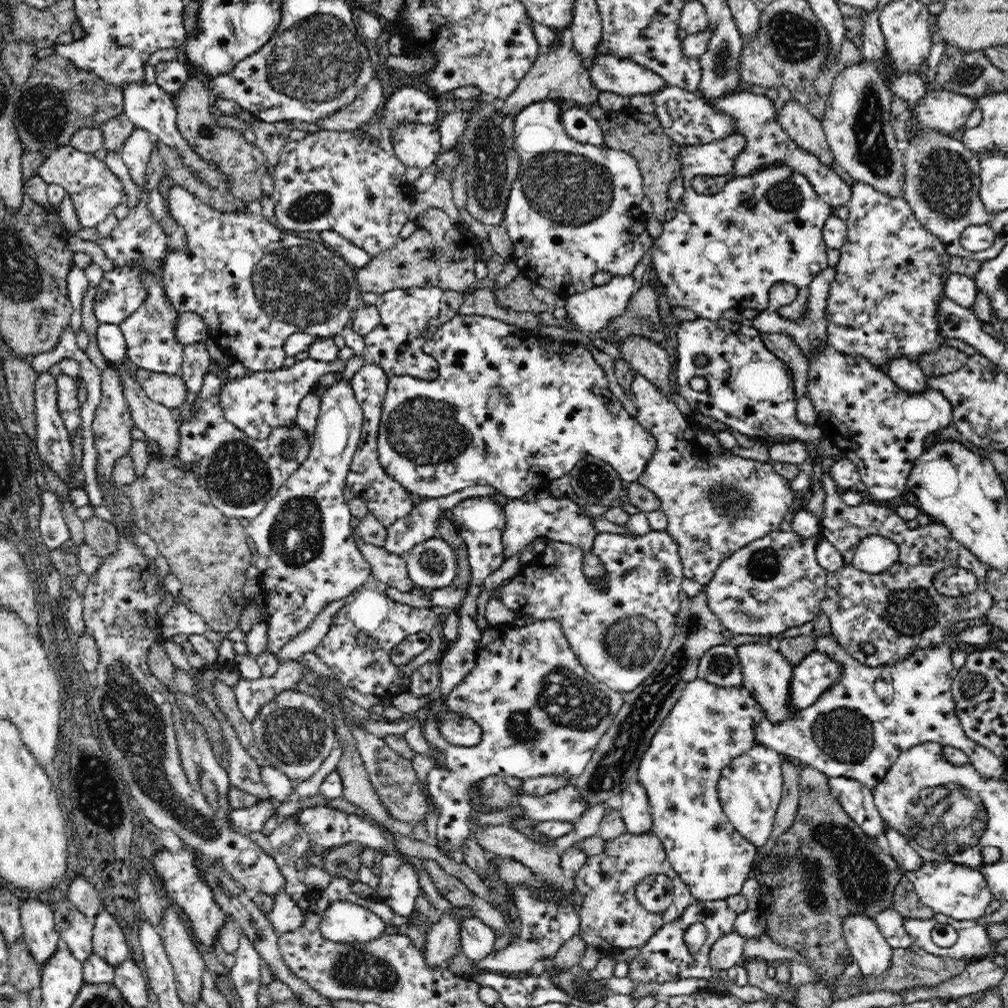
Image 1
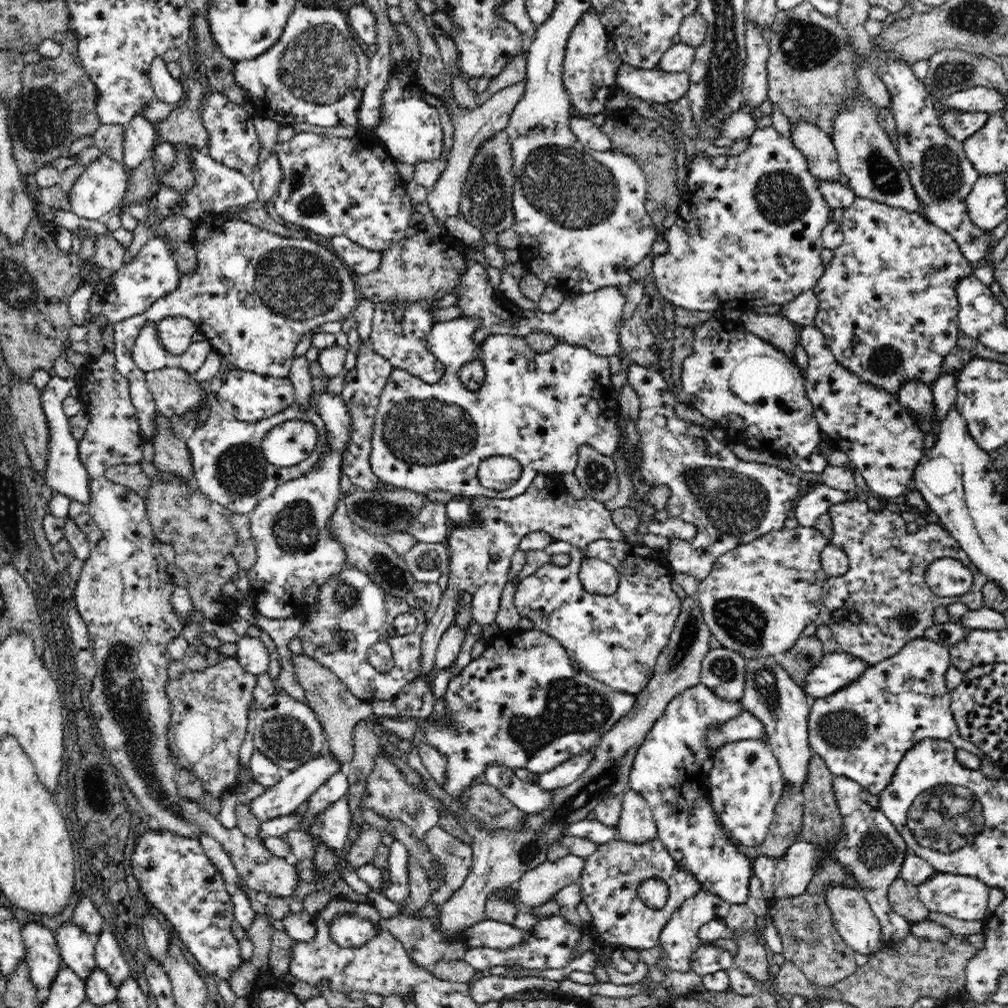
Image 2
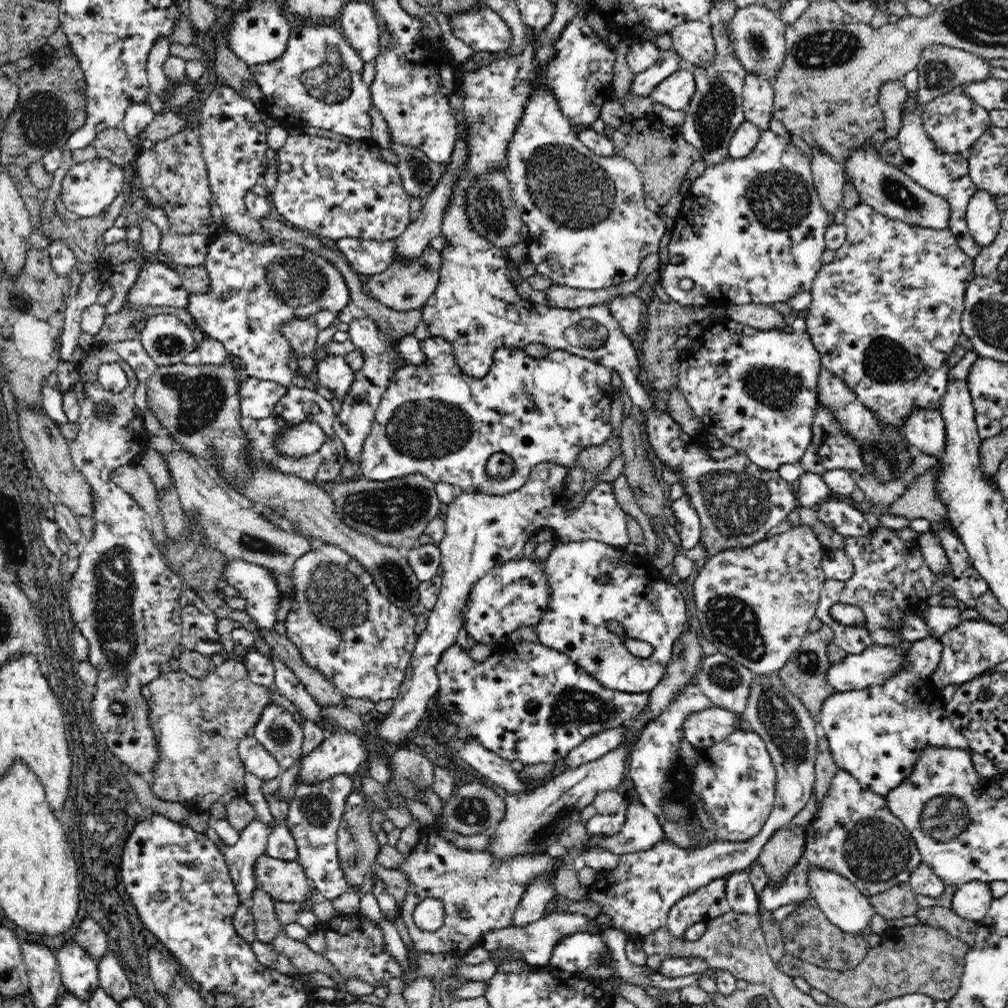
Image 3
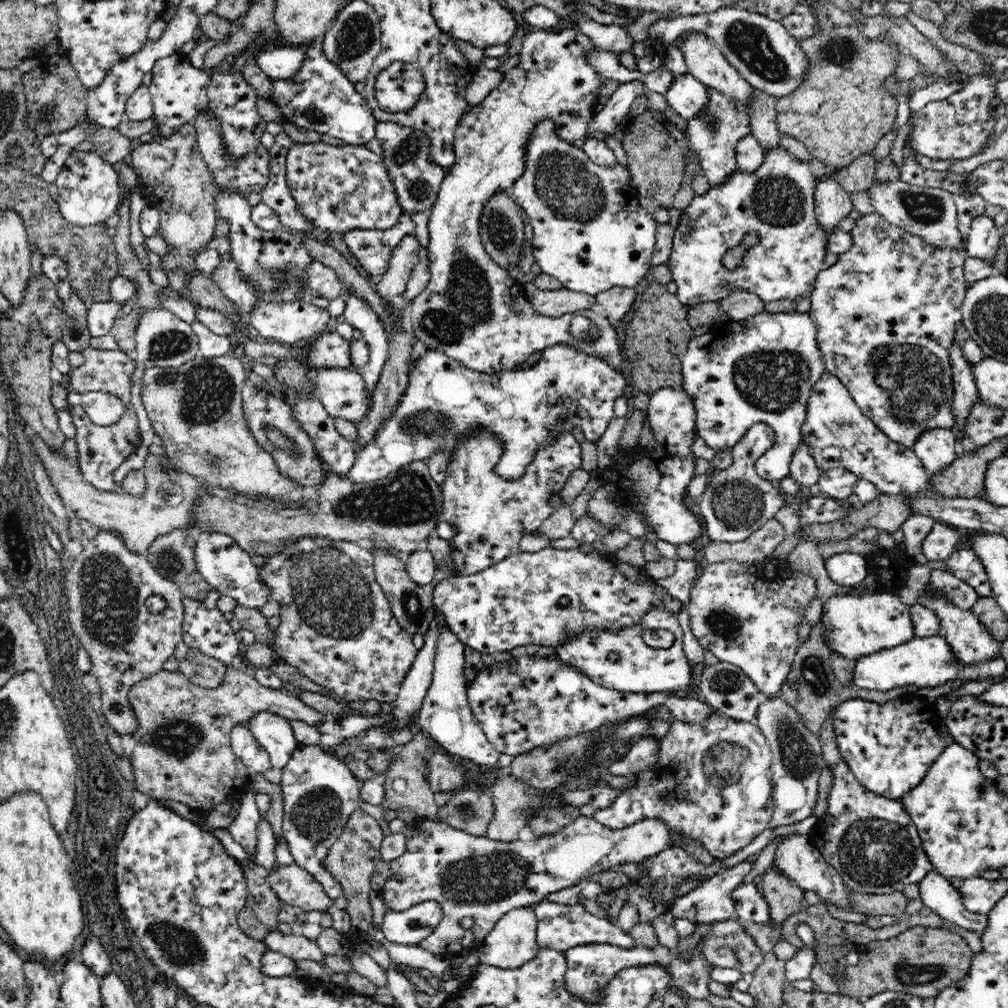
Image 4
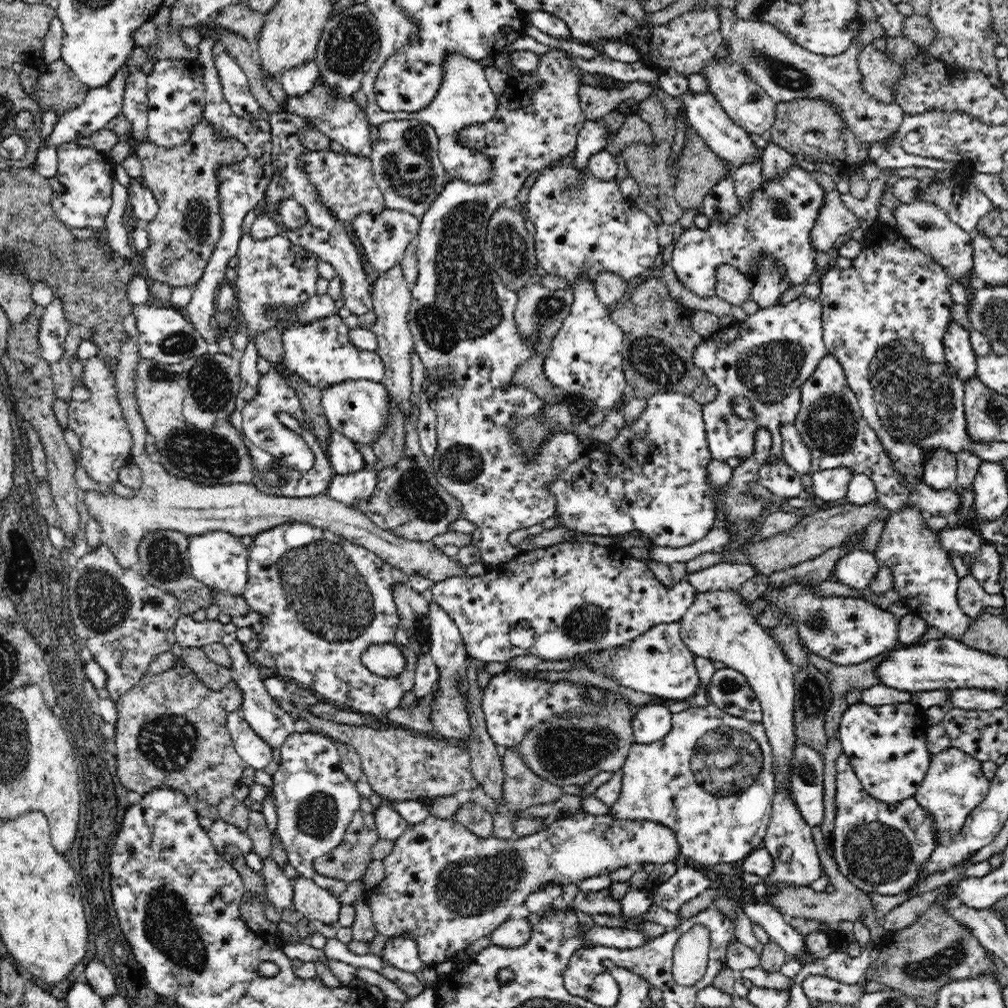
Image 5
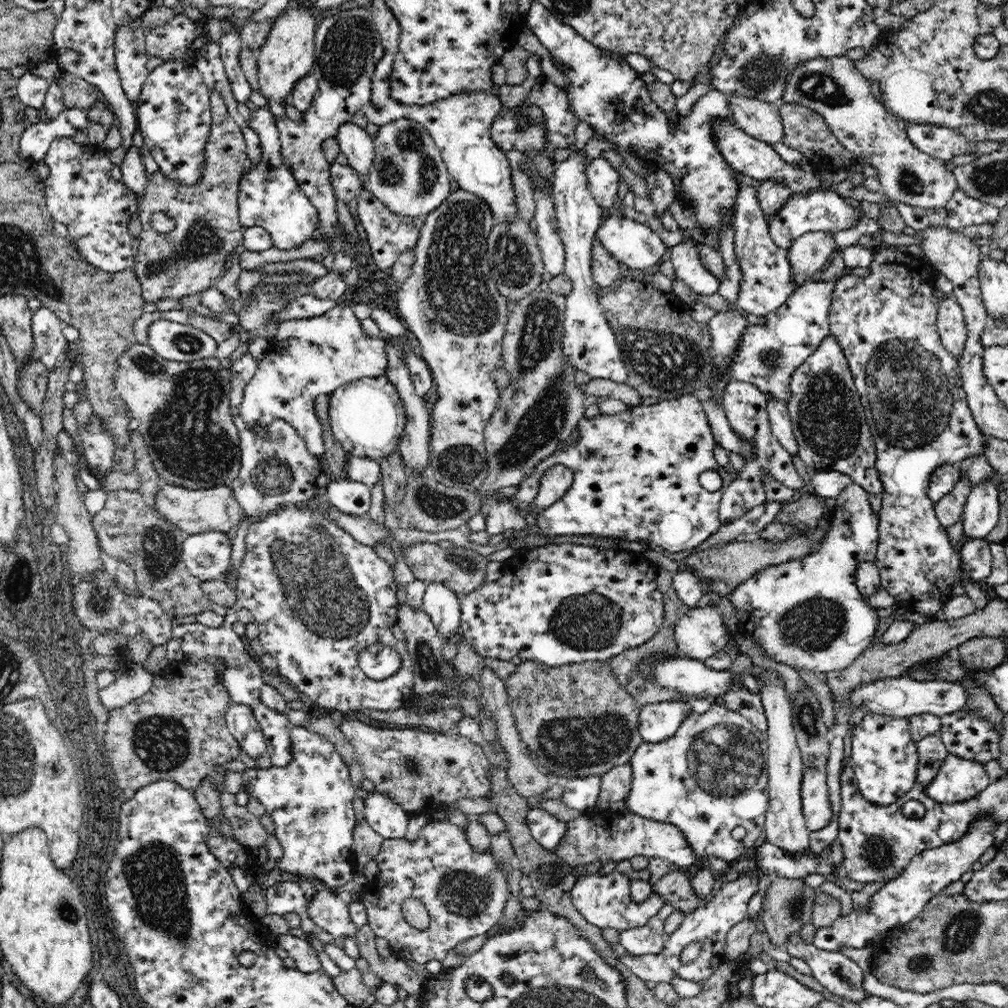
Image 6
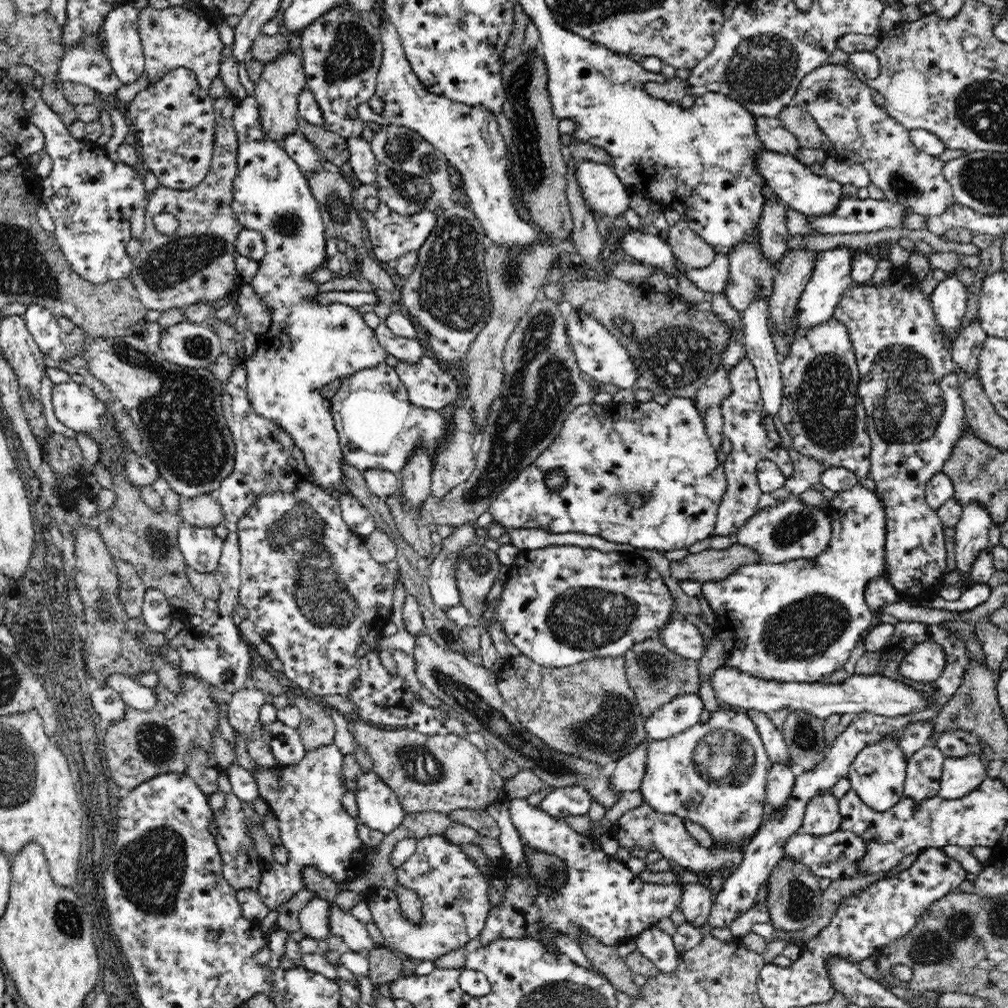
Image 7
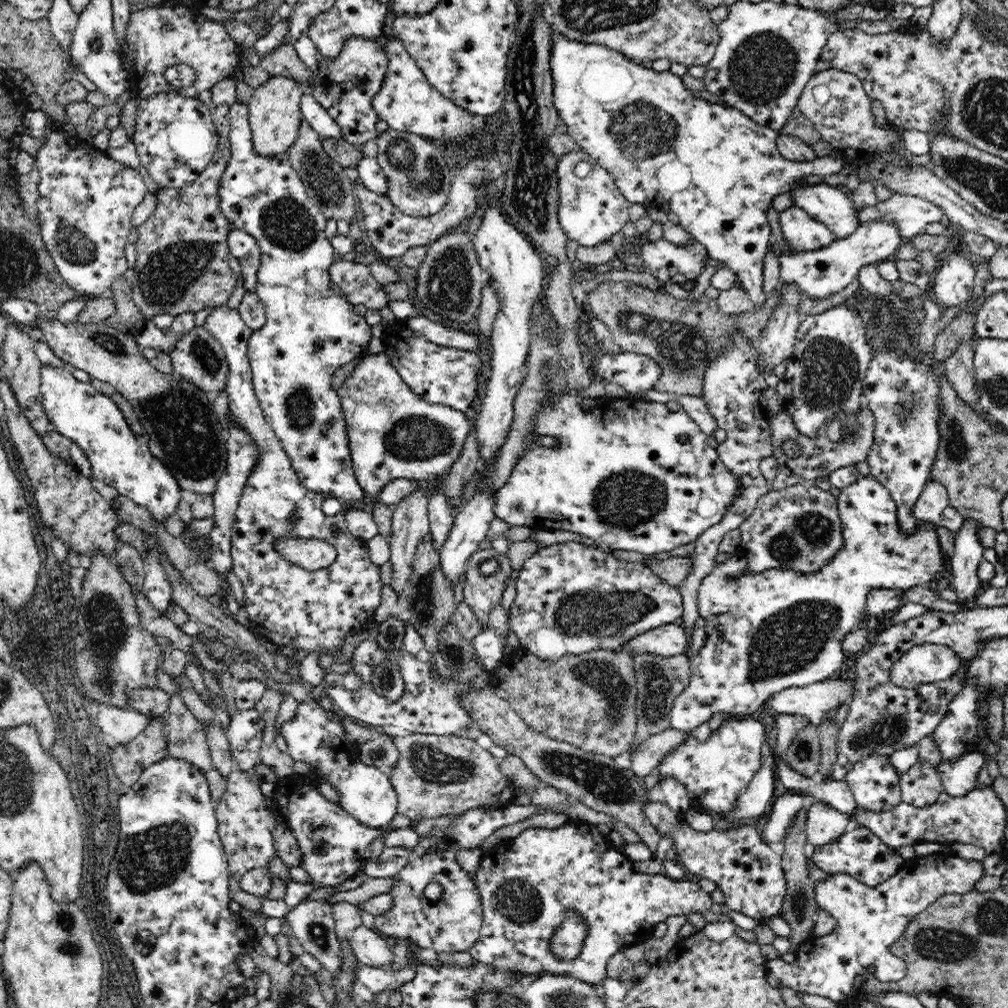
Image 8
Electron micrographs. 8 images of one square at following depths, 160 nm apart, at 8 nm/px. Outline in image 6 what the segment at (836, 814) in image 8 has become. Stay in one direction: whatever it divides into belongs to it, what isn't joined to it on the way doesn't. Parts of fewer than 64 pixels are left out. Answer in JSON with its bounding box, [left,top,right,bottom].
[801,767,832,831]

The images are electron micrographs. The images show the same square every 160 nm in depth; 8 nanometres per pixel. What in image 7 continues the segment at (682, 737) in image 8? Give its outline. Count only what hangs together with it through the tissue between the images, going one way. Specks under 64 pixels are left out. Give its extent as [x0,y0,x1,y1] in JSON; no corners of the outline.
[609,740,649,792]

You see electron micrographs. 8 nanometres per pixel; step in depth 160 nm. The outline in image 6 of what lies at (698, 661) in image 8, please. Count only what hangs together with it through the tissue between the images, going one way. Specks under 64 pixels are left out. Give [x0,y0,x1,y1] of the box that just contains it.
[638,484,879,742]

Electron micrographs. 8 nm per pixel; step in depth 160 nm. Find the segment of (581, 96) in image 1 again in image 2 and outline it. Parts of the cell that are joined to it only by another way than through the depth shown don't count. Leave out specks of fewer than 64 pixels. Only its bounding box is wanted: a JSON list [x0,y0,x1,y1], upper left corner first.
[426,80,526,227]

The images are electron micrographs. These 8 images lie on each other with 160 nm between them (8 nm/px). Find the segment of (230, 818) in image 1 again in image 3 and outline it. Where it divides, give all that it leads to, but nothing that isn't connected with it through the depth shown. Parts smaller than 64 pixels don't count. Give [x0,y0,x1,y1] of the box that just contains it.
[299,731,368,784]

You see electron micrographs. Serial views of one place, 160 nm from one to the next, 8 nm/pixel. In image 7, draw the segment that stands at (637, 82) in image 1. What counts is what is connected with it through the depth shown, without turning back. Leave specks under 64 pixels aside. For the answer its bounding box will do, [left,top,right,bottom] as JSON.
[755,150,842,218]

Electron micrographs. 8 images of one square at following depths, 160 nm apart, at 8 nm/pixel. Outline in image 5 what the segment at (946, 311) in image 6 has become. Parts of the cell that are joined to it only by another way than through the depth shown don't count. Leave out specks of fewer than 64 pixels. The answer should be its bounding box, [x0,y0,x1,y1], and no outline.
[944,320,977,383]

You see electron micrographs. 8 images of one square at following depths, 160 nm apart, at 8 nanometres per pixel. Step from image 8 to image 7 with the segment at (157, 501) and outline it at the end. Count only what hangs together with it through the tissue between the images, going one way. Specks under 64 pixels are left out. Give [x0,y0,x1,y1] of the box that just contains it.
[52,381,161,492]

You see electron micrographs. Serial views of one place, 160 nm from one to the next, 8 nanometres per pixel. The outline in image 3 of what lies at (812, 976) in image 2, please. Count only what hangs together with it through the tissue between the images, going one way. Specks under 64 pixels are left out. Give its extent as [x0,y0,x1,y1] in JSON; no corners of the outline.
[780,898,869,971]

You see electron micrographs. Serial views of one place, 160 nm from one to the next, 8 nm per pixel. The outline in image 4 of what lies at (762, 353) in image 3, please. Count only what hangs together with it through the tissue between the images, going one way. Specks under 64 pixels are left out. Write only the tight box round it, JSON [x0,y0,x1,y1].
[681,311,827,483]

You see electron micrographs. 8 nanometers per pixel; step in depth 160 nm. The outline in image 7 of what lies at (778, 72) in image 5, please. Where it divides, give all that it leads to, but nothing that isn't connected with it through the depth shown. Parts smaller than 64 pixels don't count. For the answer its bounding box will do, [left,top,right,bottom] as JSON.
[792,62,954,217]

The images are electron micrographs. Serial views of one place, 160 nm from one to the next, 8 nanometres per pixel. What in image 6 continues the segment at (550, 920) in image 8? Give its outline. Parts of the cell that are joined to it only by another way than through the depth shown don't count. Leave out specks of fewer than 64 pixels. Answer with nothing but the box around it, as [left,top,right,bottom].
[526,808,666,933]

